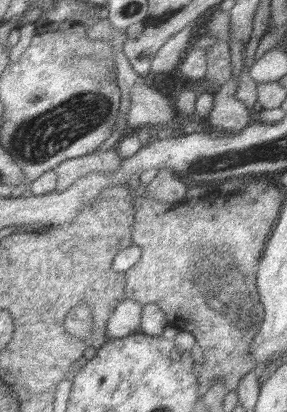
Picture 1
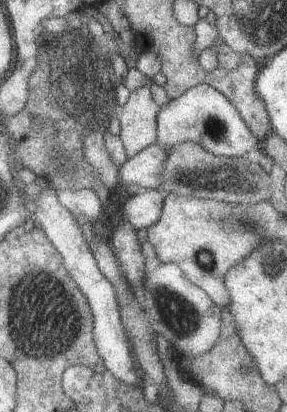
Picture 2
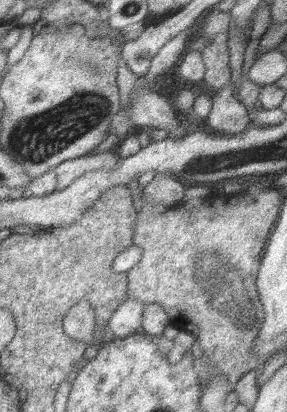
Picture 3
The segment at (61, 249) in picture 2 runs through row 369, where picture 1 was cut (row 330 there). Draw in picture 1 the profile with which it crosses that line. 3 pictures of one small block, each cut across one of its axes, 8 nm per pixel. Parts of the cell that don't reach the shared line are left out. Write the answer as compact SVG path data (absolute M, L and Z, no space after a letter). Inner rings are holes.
M133 300L119 302L107 320L107 336L111 340L119 340L119 338L127 338L127 336L139 332L141 308L143 306Z

